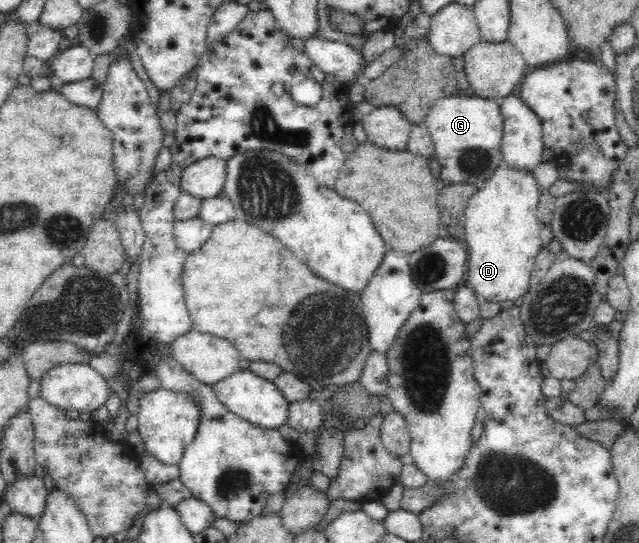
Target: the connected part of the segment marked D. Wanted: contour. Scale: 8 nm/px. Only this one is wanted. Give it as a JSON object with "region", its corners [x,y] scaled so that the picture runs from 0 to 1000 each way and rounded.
{"region":[[[790,302],[732,368],[723,436],[732,460],[726,521],[743,536],[746,549],[781,558],[806,554],[825,538],[839,470],[850,449],[844,436],[850,413],[839,390],[842,372],[844,344],[834,319]]]}

